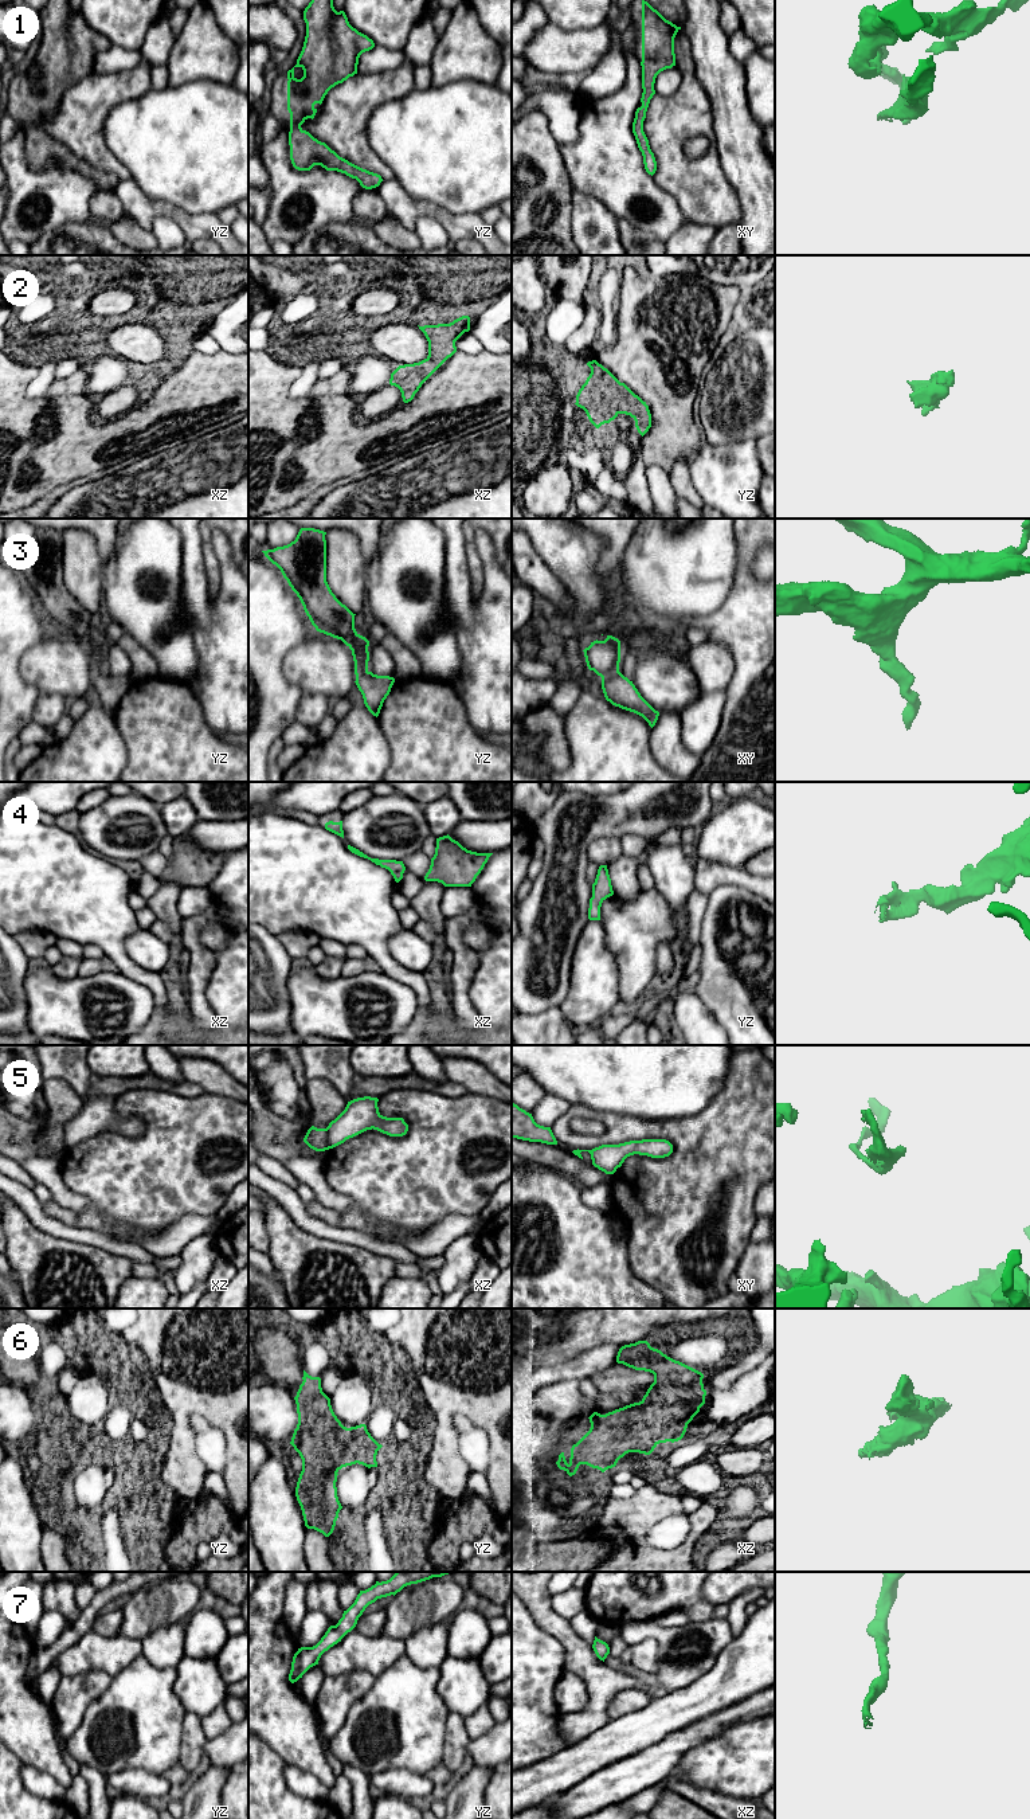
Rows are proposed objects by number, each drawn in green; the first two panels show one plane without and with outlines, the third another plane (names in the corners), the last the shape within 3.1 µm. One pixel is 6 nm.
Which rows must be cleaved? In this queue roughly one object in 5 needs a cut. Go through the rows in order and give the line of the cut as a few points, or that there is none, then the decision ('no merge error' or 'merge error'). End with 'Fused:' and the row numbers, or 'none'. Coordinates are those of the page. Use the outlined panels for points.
1: cut none; no merge error
2: cut none; no merge error
3: cut none; no merge error
4: cut none; no merge error
5: cut xz (326, 1127), (329, 1147); merge error
6: cut none; no merge error
7: cut none; no merge error
Fused: 5

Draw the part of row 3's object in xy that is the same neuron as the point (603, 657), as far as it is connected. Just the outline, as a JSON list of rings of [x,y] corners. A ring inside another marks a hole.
[[[607,635],[604,641],[591,642],[583,652],[588,669],[602,677],[606,700],[615,707],[642,716],[653,728],[659,712],[641,696],[633,681],[619,672],[620,641]]]

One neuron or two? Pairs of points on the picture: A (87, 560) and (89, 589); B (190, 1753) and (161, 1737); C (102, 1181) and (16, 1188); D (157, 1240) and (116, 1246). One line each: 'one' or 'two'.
A: one
B: two
C: two
D: two

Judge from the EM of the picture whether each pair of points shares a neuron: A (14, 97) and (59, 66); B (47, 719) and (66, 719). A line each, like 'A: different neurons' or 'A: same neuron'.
A: same neuron
B: different neurons

